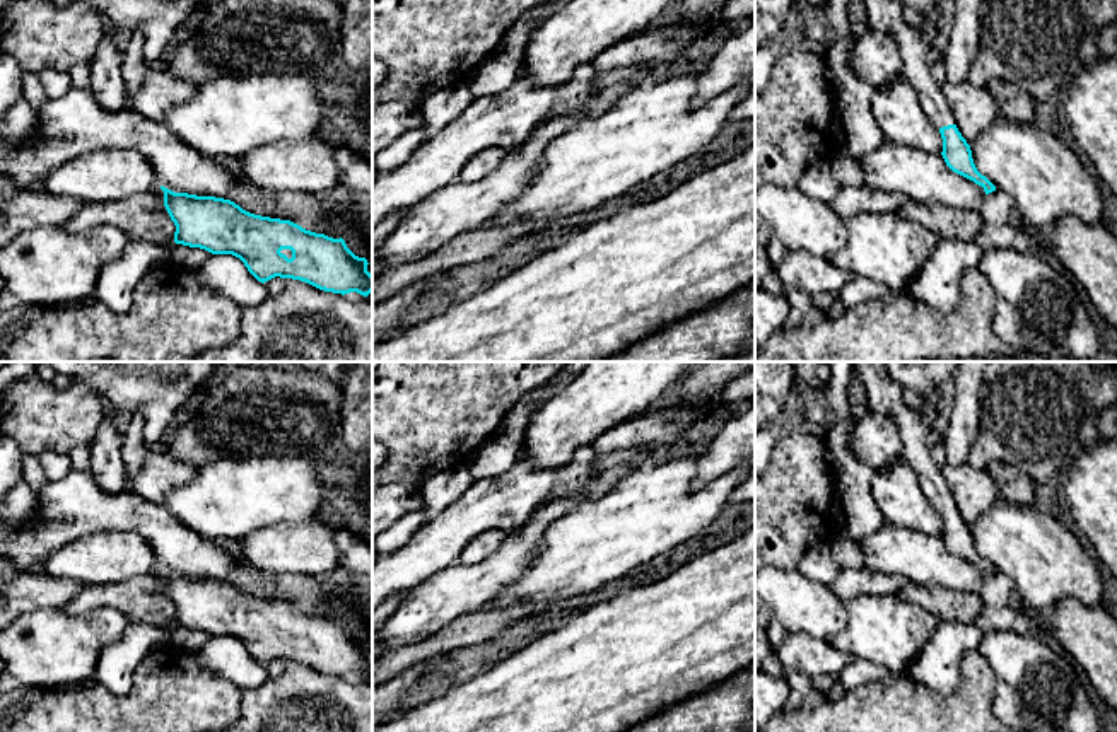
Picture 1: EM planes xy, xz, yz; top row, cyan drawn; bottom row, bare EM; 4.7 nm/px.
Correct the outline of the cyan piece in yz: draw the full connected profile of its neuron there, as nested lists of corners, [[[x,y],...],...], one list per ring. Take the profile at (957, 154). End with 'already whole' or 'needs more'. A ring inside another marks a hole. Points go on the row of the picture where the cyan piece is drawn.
[[[897,0],[863,2],[868,10],[871,29],[892,36],[898,44],[904,60],[904,73],[914,85],[924,113],[941,133],[941,155],[946,166],[953,172],[982,186],[985,195],[996,191],[996,186],[982,176],[974,164],[970,145],[958,131],[943,90],[933,78],[931,65],[927,61],[929,48],[921,39],[912,19],[904,14],[904,9]]]; needs more

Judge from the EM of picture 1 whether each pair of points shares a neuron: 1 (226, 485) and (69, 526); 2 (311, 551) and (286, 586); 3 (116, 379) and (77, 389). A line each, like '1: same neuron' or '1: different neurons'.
1: different neurons
2: different neurons
3: different neurons

